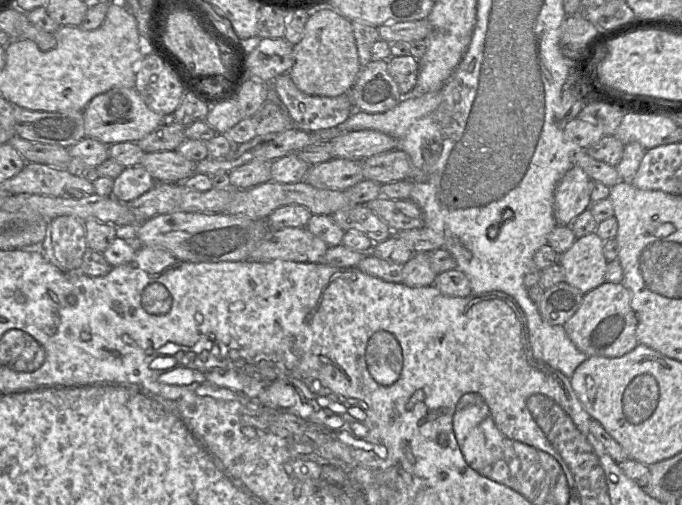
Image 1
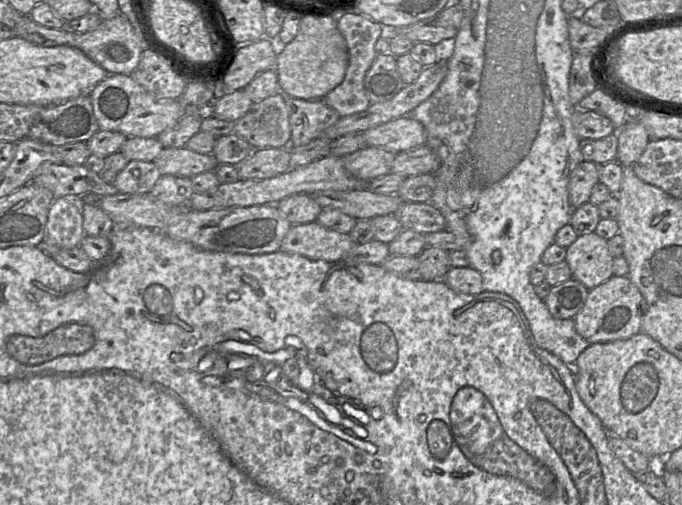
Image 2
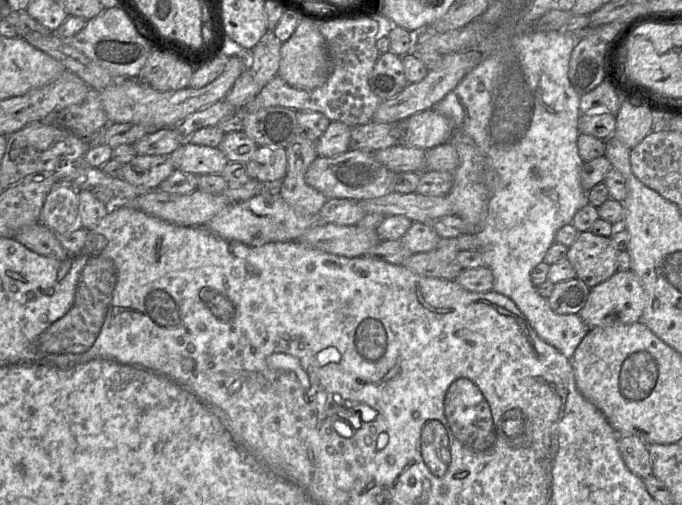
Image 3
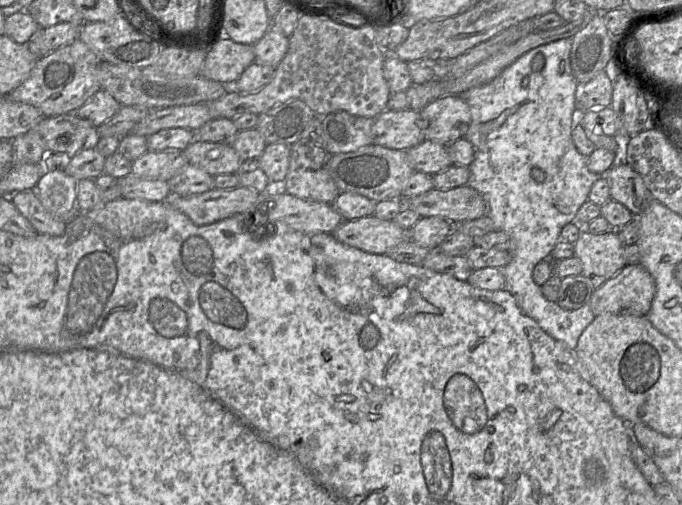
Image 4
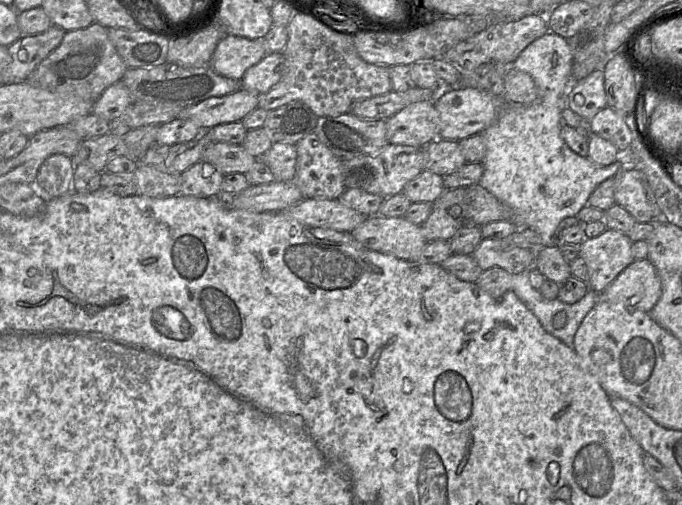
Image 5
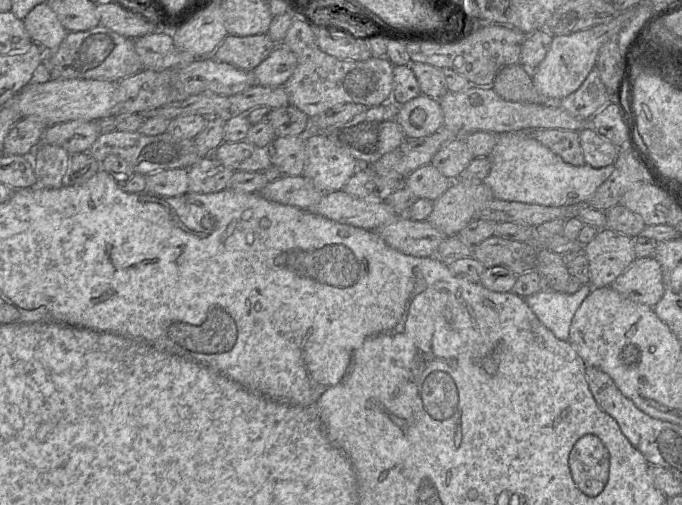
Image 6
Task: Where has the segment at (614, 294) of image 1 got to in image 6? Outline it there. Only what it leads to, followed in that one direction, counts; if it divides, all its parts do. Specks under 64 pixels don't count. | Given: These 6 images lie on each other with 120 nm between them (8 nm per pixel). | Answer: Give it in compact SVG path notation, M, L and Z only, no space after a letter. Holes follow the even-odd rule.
M654 255L636 257L609 287L630 300L653 308L664 294L661 266Z

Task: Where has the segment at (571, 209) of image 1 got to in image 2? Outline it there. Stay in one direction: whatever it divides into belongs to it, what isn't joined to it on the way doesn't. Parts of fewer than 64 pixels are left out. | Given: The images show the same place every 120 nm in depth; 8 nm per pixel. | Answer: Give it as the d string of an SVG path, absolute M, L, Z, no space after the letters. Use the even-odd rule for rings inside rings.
M580 162L571 172L568 191L573 208L589 202L594 185L599 181L599 165L595 162Z

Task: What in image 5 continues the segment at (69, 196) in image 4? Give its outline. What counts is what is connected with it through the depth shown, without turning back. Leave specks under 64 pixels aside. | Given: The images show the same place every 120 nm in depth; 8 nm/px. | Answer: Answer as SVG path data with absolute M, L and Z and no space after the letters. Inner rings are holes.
M56 153L42 163L36 179L29 186L48 202L72 190L74 171L74 157Z

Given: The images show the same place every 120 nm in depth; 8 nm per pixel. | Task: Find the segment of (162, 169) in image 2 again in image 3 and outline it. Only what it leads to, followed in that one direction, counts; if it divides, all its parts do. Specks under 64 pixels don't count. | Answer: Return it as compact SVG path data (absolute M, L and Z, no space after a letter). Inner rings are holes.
M187 140L169 154L169 158L174 170L196 176L221 174L229 162L218 147L195 145Z

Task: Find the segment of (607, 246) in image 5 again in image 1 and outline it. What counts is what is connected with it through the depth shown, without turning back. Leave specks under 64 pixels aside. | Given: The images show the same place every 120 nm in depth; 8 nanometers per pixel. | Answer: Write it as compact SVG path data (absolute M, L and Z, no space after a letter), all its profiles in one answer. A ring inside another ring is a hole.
M595 232L576 238L573 245L561 256L565 282L583 294L606 280L608 261L603 253L604 240Z

